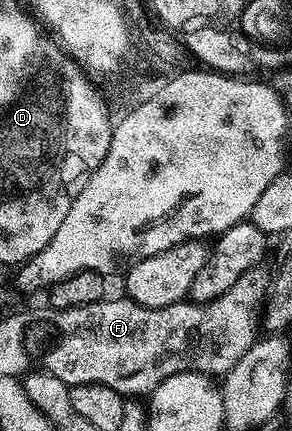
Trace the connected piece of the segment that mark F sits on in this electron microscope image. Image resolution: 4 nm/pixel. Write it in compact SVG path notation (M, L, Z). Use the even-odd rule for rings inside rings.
M257 268L234 280L234 284L213 302L175 302L166 308L139 306L127 296L105 297L103 301L65 310L44 308L36 314L36 338L44 351L40 354L39 365L48 373L58 376L70 386L78 384L106 384L114 392L125 396L151 395L156 385L175 374L195 372L209 376L223 376L246 356L246 352L257 339L256 326L258 310L255 308L265 299L270 278Z

